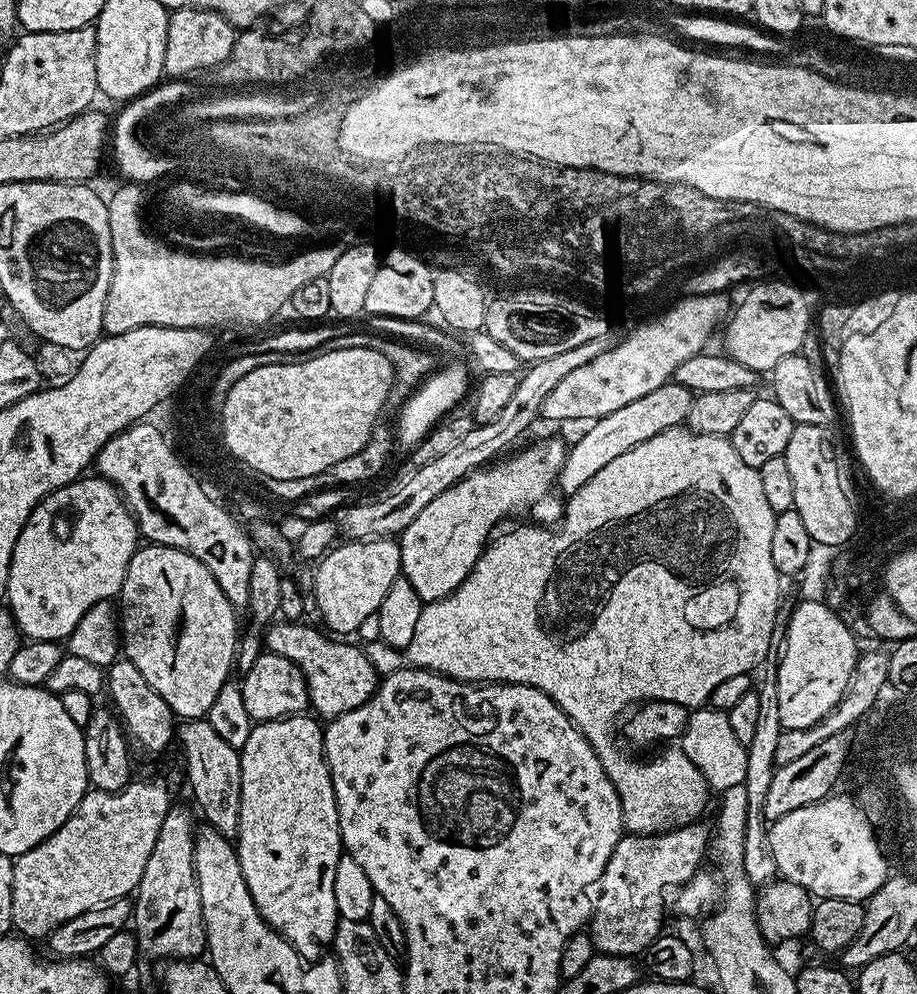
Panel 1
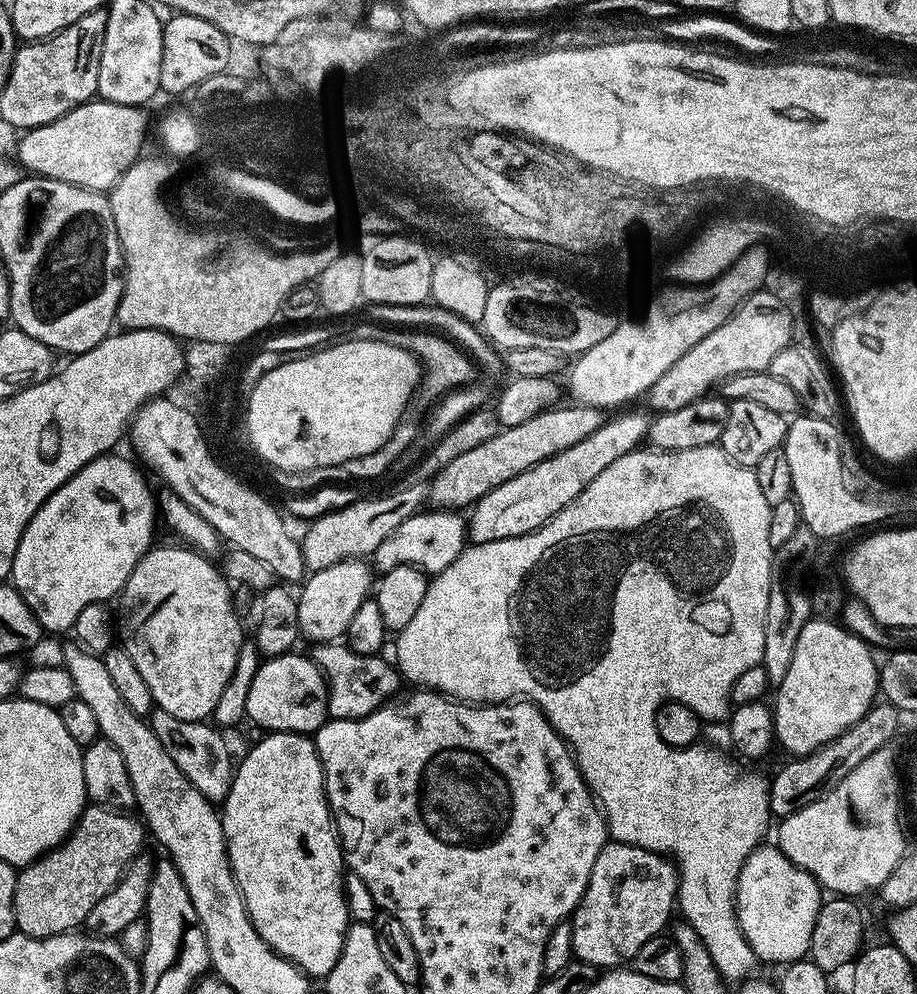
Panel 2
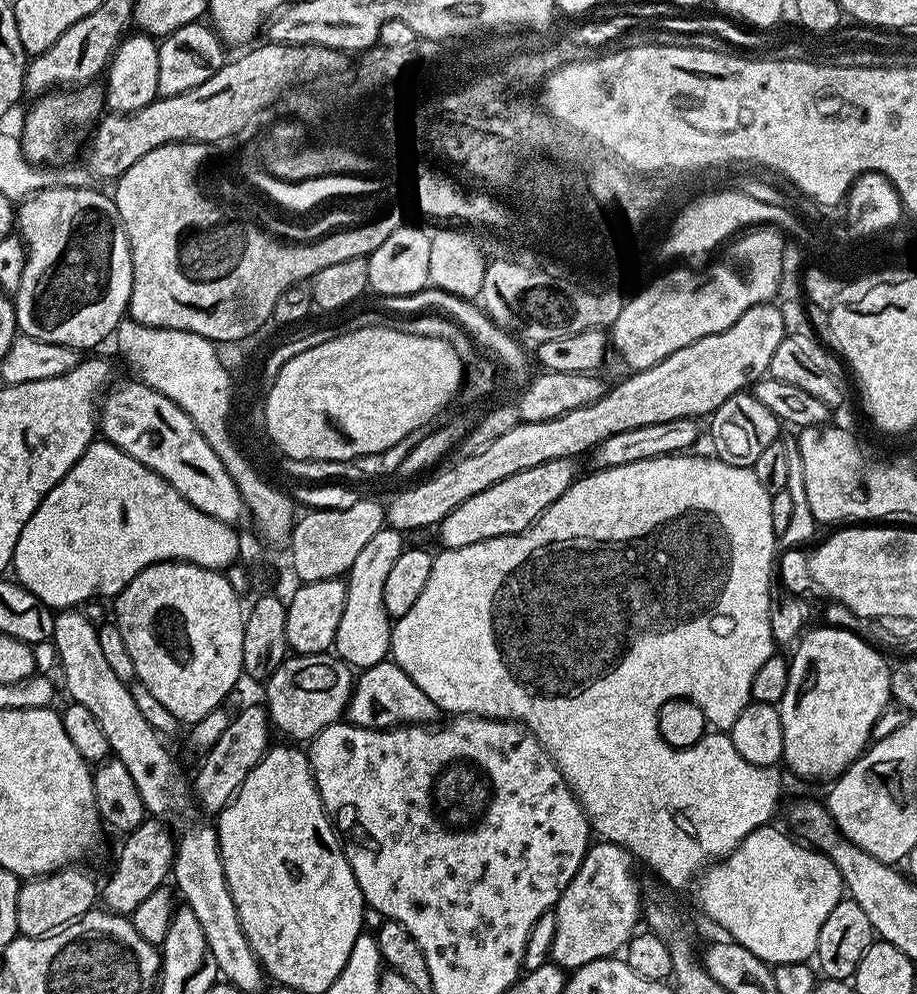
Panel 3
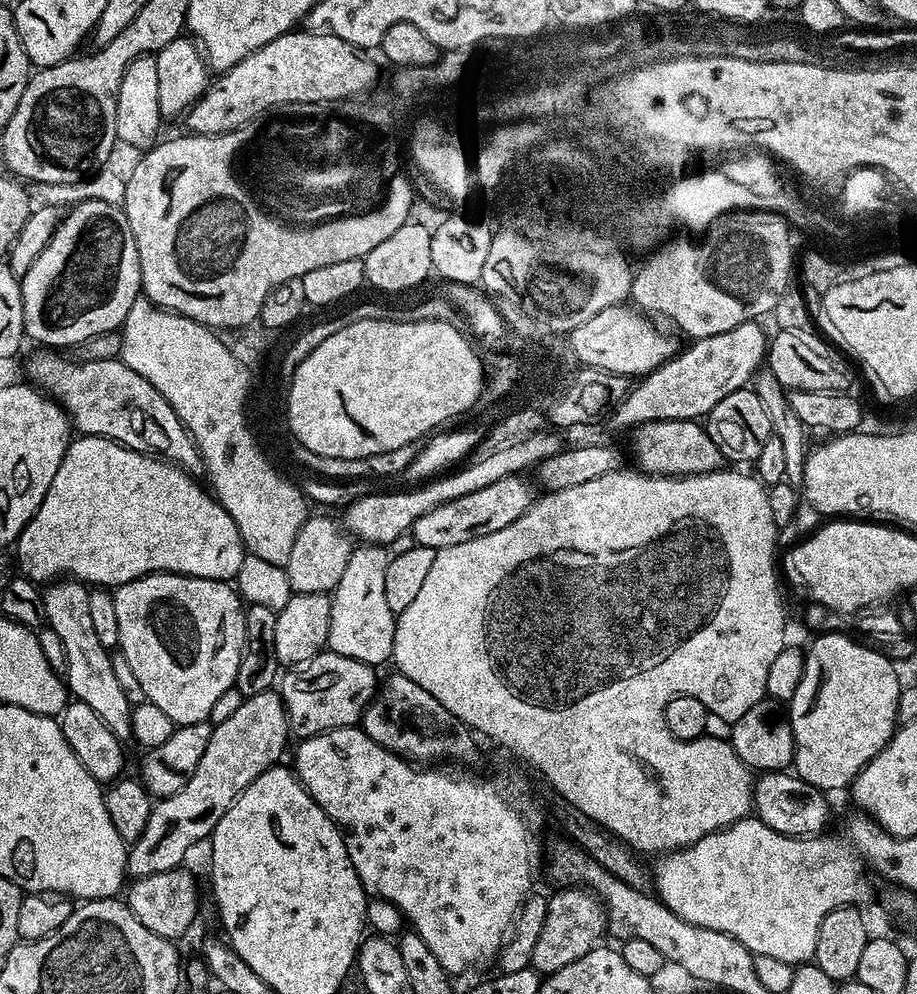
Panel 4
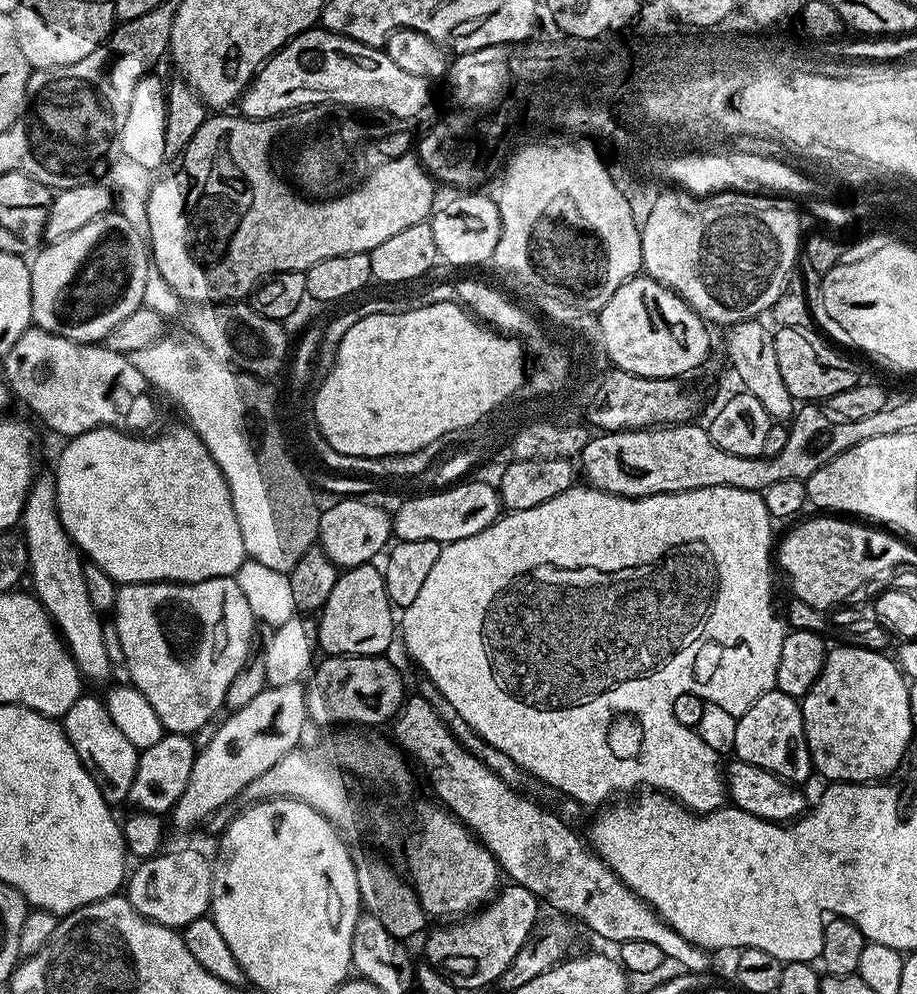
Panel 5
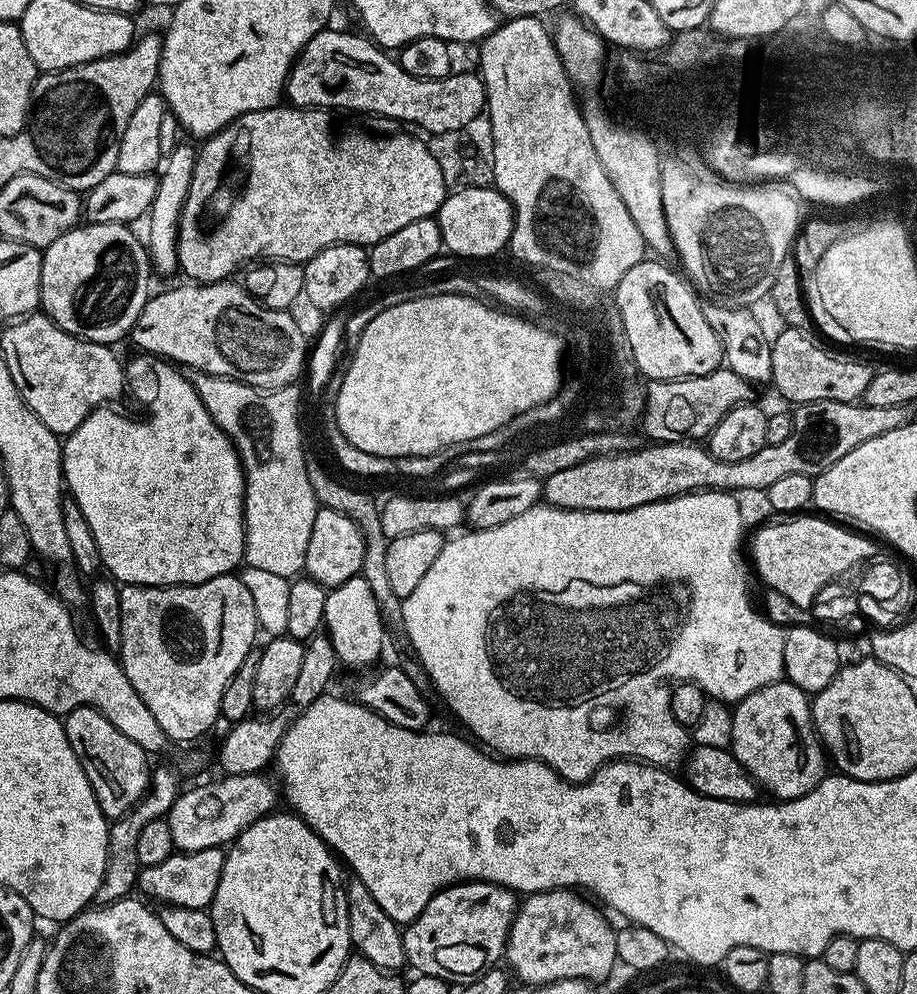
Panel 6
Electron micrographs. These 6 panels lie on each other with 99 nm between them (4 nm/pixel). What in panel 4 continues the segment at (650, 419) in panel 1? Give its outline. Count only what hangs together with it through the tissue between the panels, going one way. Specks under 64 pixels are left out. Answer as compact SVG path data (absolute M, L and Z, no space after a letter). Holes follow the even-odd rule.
M523 475L507 476L486 486L486 490L474 490L474 494L462 494L462 498L442 502L442 506L434 506L434 510L426 510L426 514L412 524L411 539L414 538L416 544L439 550L458 546L458 542L470 542L470 538L478 538L482 534L494 534L494 530L502 530L510 526L510 522L518 522L534 499L533 485L528 485L524 479Z

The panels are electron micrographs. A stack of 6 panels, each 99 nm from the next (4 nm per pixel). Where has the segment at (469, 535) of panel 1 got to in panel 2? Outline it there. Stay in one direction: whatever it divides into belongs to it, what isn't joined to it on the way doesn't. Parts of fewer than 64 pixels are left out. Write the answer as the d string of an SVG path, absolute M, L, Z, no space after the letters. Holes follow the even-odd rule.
M421 510L406 518L406 522L402 522L402 526L398 526L398 530L394 530L394 534L390 534L390 538L384 539L382 546L372 552L370 560L377 573L394 570L394 566L414 564L429 574L435 574L446 570L446 566L450 566L450 562L458 558L458 554L466 546L465 517L456 510L431 511Z

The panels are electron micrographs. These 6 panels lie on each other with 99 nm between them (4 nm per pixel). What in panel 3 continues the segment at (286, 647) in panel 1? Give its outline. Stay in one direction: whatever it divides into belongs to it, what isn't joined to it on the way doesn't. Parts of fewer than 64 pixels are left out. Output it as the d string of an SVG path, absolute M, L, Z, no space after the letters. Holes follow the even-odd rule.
M386 659L363 669L355 677L346 720L360 728L398 728L406 724L431 725L437 719L436 715L438 709L435 702L426 698L418 686L414 686L406 670L402 670L391 659Z

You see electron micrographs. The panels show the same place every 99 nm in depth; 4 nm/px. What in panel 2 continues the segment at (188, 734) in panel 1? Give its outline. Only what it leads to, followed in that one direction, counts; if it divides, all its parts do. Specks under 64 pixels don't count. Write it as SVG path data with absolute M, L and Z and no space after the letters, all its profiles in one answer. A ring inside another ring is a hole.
M156 708L151 713L150 723L158 742L166 746L166 754L174 758L174 766L178 766L178 770L182 770L182 774L186 774L186 778L190 778L190 782L194 782L194 786L202 790L206 799L213 802L224 801L234 775L234 759L228 753L228 744L224 741L225 733L203 720L174 718L174 714L161 708Z

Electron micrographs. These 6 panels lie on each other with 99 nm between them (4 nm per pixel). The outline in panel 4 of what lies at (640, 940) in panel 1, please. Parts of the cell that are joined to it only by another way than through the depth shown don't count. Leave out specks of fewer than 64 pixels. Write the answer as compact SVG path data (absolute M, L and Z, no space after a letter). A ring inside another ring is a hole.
M568 886L559 889L556 892L558 893L556 893L555 895L552 894L548 899L546 920L545 922L543 922L542 931L538 936L538 941L534 944L534 954L532 955L532 963L530 965L533 969L535 969L536 972L540 973L540 975L542 976L552 975L558 970L562 969L563 966L568 966L572 962L577 961L578 958L584 957L590 949L594 948L601 941L599 940L600 936L603 937L605 935L605 932L607 931L607 920L605 918L603 905L600 903L599 900L597 900L597 898L594 895L592 895L592 893L588 892L587 889L582 889L578 886Z

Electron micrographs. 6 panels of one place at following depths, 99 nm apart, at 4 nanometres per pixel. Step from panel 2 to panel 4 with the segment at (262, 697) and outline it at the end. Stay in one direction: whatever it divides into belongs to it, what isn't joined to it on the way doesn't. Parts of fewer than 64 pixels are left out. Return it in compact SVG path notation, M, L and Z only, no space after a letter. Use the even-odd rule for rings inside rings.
M331 650L318 653L295 671L285 671L279 677L278 691L288 715L291 735L303 738L328 732L331 728L359 725L365 708L376 695L376 672L371 664L363 664Z

